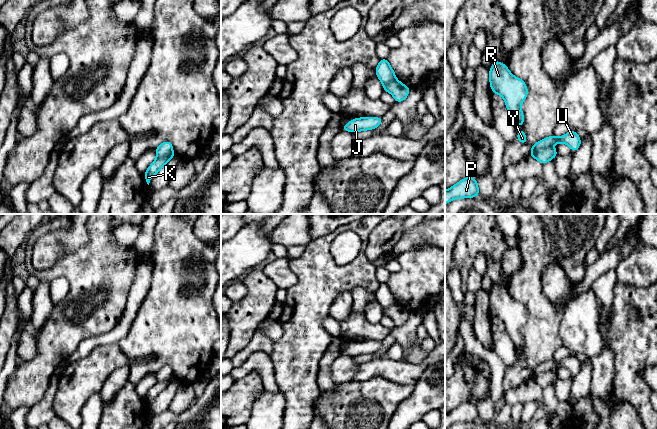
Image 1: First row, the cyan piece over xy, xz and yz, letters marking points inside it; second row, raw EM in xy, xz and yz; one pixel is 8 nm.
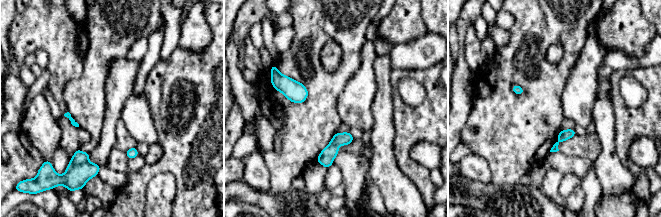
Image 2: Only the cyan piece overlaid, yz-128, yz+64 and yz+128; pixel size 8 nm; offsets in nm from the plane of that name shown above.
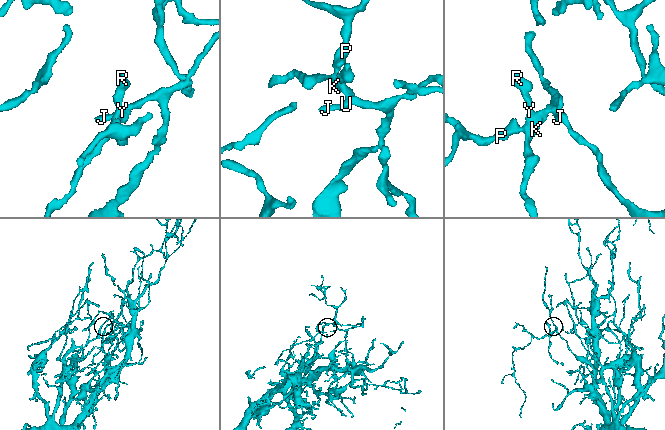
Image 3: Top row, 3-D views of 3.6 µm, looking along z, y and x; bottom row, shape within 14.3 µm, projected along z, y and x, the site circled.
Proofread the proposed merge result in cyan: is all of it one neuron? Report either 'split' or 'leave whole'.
split

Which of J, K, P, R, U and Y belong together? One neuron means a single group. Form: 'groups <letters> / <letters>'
groups J R U Y / K P

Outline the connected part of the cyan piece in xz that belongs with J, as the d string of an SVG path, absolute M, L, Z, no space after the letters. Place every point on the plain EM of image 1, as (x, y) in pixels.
M362 341L352 343L342 351L343 355L360 356L364 354L373 354L382 348L381 341Z

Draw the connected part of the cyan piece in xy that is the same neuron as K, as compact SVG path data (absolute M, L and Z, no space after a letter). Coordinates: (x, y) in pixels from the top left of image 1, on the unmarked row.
M172 376L167 381L157 381L152 388L147 392L144 401L149 409L151 403L154 401L154 399L163 391L165 388L172 382L176 381L175 378Z

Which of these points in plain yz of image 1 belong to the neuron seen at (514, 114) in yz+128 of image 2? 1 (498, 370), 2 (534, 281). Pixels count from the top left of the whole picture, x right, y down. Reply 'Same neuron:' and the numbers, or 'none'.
Same neuron: 2

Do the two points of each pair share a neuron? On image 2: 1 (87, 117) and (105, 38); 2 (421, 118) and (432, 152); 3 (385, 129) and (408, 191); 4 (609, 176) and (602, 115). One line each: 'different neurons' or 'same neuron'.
1: same neuron
2: different neurons
3: same neuron
4: same neuron

